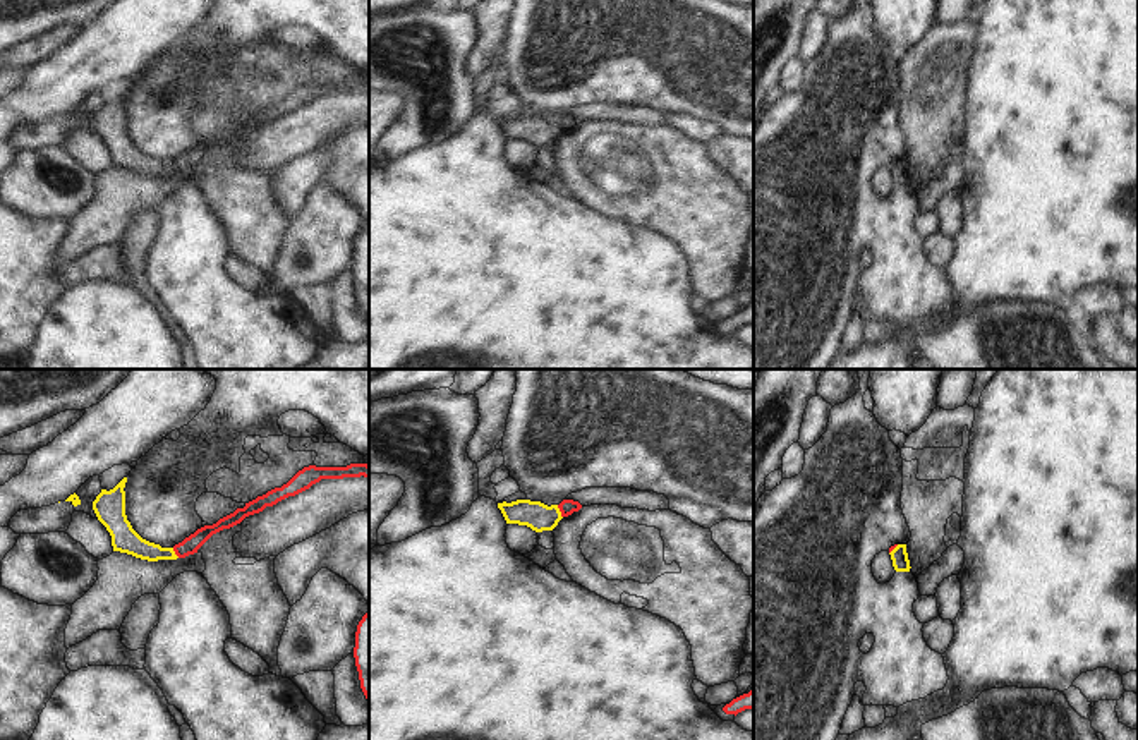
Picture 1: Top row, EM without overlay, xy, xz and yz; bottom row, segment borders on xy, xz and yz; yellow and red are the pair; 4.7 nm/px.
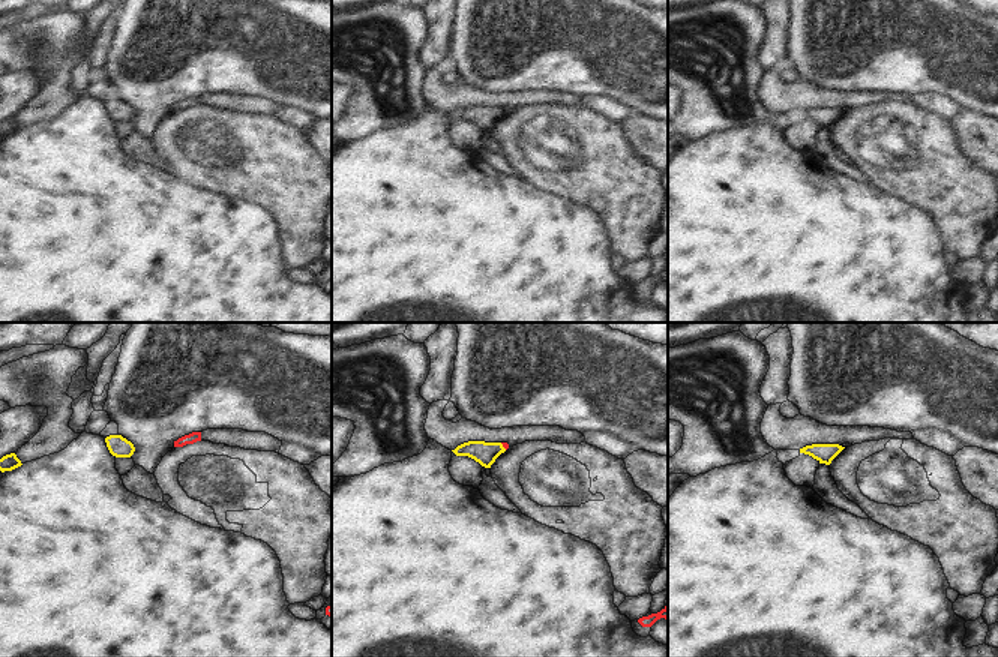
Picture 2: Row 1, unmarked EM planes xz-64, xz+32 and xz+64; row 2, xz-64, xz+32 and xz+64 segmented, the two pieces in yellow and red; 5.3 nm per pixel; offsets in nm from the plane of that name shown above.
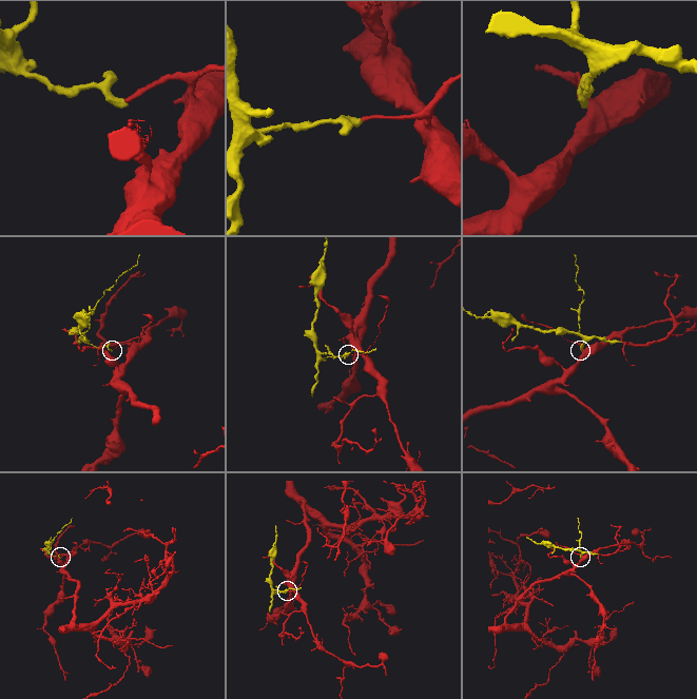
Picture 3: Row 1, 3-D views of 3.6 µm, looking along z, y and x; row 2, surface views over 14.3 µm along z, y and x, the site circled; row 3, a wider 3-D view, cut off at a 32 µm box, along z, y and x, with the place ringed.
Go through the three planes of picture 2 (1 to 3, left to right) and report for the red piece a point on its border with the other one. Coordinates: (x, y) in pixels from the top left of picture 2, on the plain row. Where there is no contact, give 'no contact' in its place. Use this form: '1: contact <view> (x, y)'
1: no contact
2: contact xz+32 (502, 110)
3: no contact

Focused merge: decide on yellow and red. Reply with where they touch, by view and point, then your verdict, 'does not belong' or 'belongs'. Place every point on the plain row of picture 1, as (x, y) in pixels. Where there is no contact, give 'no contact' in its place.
xz (560, 127) | does not belong

